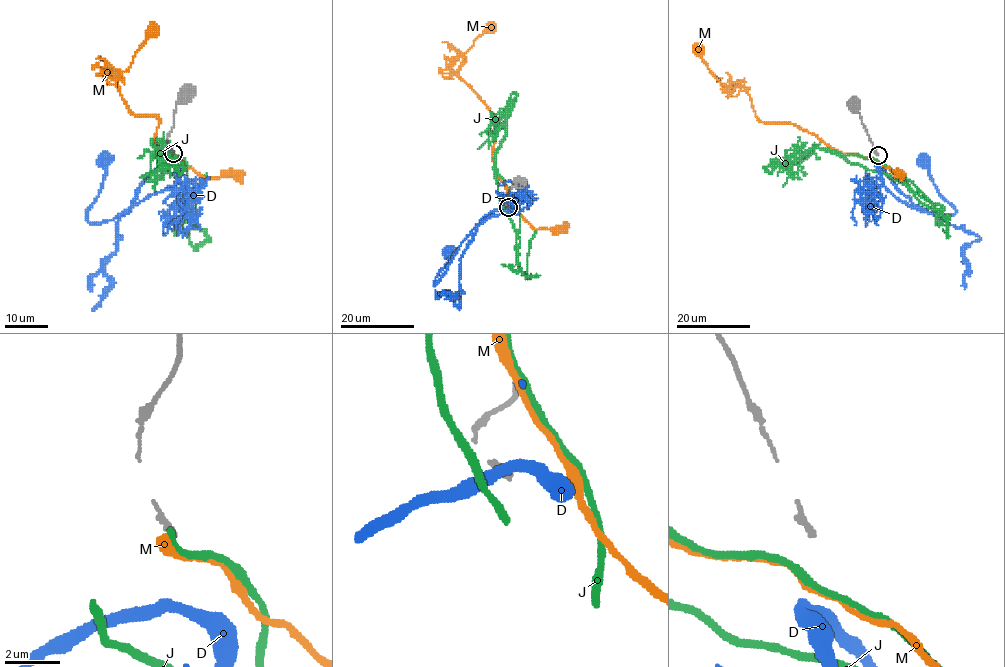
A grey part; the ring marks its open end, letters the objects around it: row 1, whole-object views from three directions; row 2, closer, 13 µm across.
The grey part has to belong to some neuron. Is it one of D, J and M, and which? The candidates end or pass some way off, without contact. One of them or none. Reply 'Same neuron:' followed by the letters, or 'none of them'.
Same neuron: none of them

